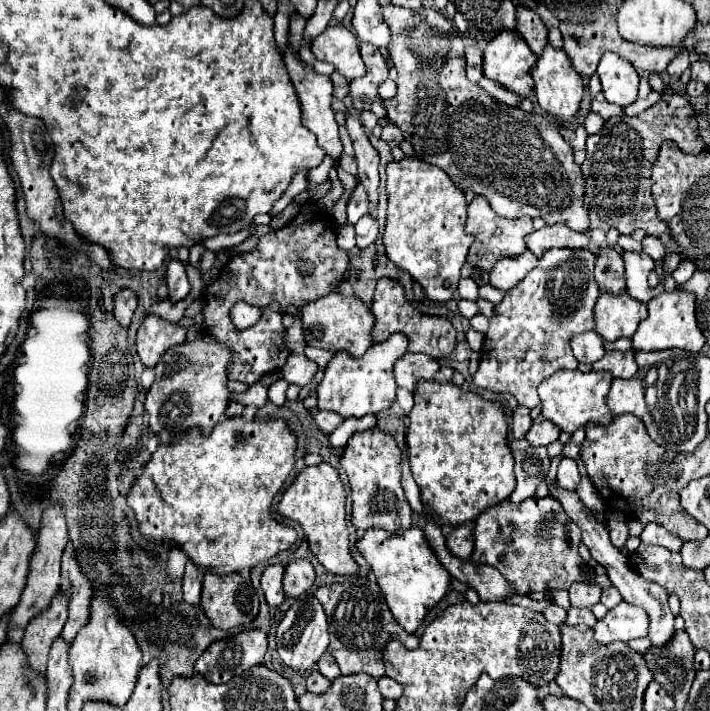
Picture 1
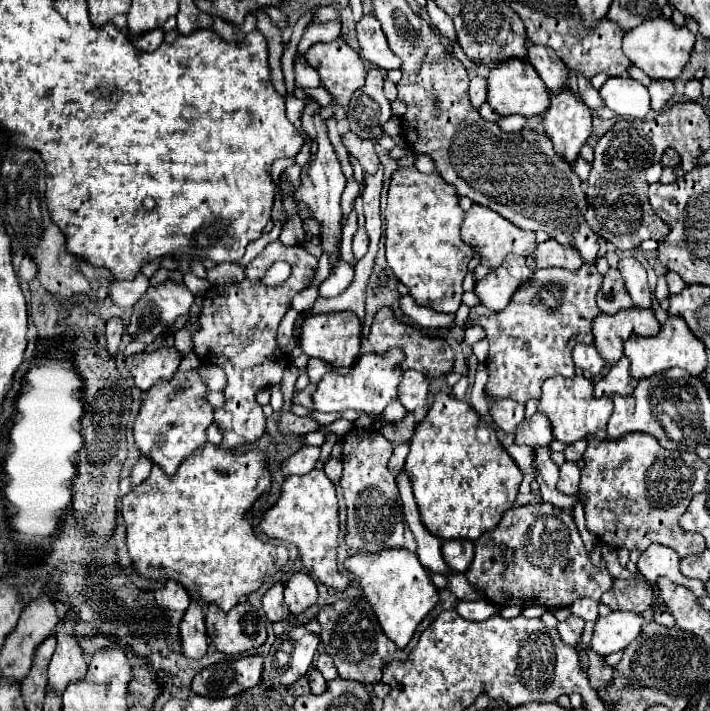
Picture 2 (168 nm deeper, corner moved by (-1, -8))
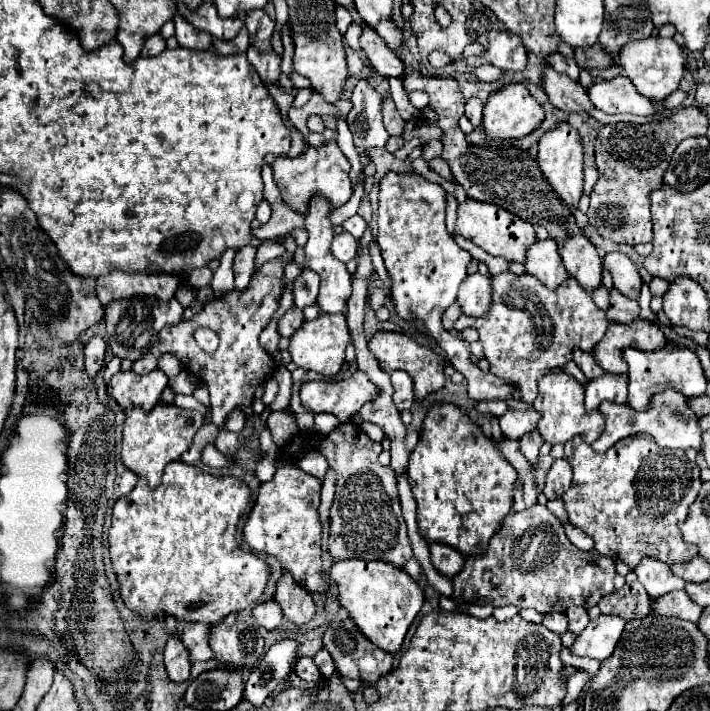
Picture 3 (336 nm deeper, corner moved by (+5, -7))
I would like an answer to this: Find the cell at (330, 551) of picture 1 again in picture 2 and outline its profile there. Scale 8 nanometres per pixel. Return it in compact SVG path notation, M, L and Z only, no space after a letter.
M312 470L304 476L288 476L284 482L280 500L276 502L276 506L272 506L264 514L260 528L270 538L292 542L302 556L304 568L316 580L320 580L336 590L344 590L346 586L350 586L348 574L340 572L340 568L336 564L338 532L340 532L338 498L336 498L336 490L334 490L332 480L322 470Z

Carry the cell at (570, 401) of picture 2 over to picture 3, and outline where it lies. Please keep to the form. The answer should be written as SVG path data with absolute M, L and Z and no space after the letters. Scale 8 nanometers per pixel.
M552 373L544 375L542 381L538 381L538 397L534 401L534 409L542 415L538 421L538 431L550 445L554 443L566 443L580 435L586 443L596 441L604 431L602 413L586 413L584 409L584 385L580 385L572 375L566 373Z

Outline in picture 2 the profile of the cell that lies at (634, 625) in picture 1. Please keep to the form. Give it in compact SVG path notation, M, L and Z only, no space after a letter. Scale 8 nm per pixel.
M610 612L606 618L598 618L592 636L592 648L600 656L608 656L612 652L624 650L630 642L634 642L644 626L644 618L632 612Z

